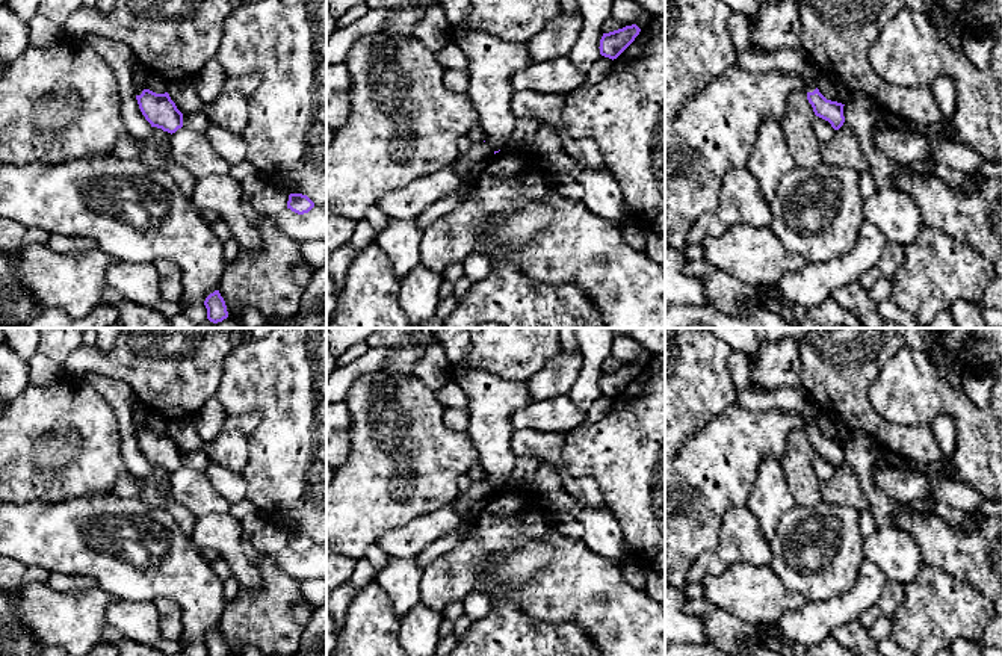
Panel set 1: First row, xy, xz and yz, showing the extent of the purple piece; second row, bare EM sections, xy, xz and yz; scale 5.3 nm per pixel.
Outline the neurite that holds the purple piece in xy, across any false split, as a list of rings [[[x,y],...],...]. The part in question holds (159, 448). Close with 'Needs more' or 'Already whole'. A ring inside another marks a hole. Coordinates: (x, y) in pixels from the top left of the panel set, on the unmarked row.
[[[136,401],[133,407],[133,422],[139,447],[151,466],[162,467],[172,473],[183,466],[183,452],[177,447],[168,431],[156,432],[150,428],[142,429],[139,420],[145,414],[150,413]]]. Needs more

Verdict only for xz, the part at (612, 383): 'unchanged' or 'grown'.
unchanged

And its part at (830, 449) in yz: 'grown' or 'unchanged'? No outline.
grown

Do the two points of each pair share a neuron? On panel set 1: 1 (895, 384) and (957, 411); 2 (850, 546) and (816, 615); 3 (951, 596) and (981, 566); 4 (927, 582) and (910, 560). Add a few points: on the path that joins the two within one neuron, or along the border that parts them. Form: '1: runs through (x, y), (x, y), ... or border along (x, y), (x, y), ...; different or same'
1: runs through (910, 390), (942, 396); same
2: border along (856, 584), (844, 594), (807, 602); different
3: border along (933, 566), (960, 578), (986, 597); different
4: border along (925, 564), (904, 585); different

